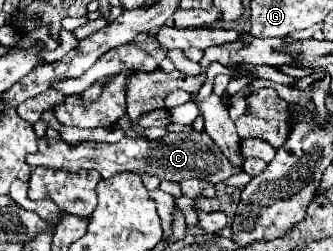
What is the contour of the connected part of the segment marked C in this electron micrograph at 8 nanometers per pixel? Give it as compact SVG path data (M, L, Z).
M167 133L161 139L149 141L135 135L125 135L117 143L95 143L95 141L83 141L77 145L69 145L61 139L39 139L39 153L27 155L27 163L31 167L53 167L63 171L79 171L79 169L95 169L101 173L103 179L109 179L117 173L131 171L137 175L153 175L161 181L183 181L183 179L207 179L209 183L217 185L225 181L227 177L239 173L239 167L233 167L225 155L215 147L211 137L201 133Z

